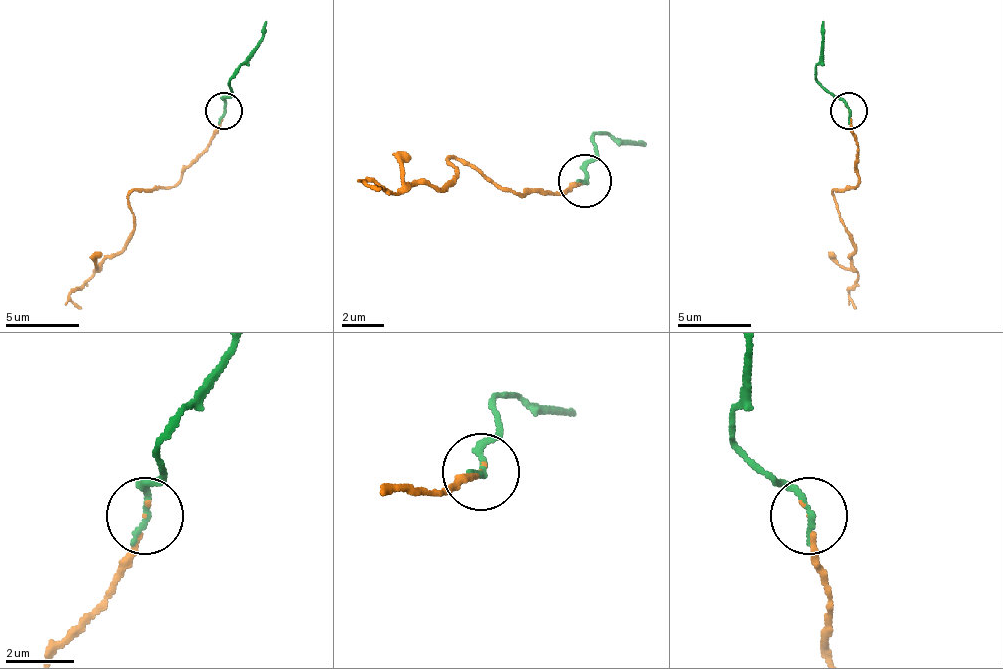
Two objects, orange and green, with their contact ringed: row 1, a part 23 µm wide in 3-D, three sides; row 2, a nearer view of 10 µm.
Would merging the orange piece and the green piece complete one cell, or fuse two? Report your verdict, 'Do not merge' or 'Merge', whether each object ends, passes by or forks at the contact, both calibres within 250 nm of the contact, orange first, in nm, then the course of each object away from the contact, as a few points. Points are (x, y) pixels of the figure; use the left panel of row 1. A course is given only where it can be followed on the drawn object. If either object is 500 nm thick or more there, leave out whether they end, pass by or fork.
Merge. At the ring orange ends. At the ring green ends. Thickness 110 nm (orange) against 200 nm. Course of orange: (223, 110), (212, 143), (175, 184), (138, 188), (127, 199), (134, 217), (130, 239), (71, 295), (82, 309). Course of green: (223, 110), (234, 77), (267, 21)

